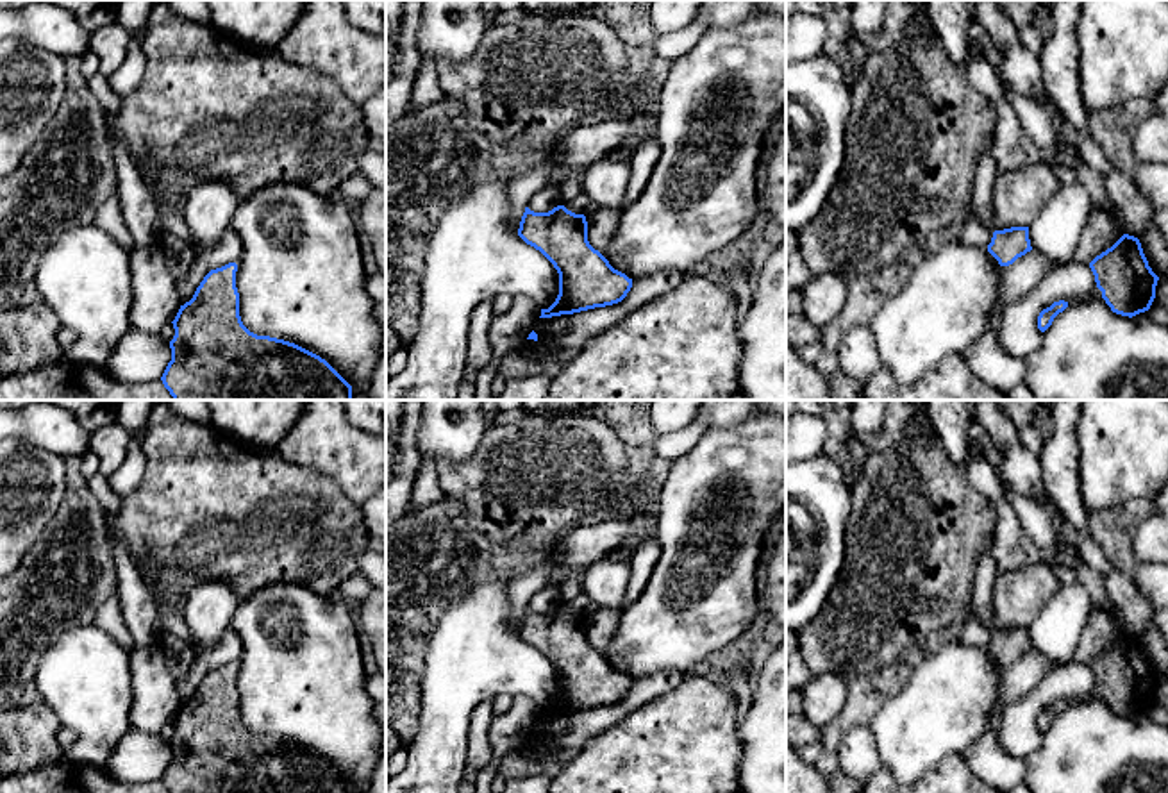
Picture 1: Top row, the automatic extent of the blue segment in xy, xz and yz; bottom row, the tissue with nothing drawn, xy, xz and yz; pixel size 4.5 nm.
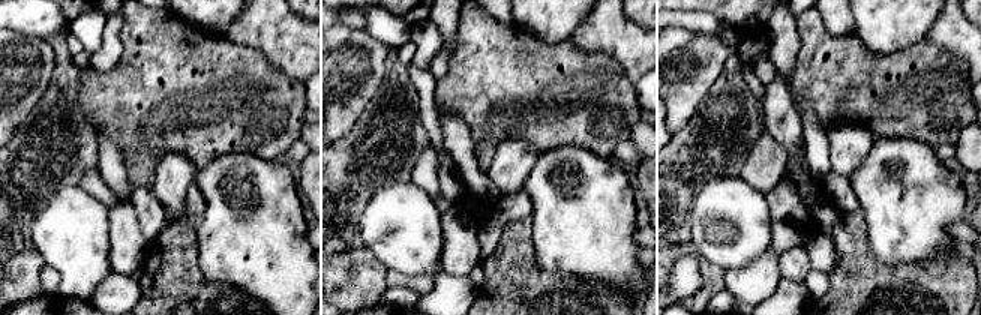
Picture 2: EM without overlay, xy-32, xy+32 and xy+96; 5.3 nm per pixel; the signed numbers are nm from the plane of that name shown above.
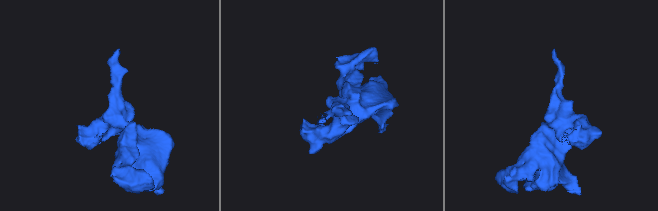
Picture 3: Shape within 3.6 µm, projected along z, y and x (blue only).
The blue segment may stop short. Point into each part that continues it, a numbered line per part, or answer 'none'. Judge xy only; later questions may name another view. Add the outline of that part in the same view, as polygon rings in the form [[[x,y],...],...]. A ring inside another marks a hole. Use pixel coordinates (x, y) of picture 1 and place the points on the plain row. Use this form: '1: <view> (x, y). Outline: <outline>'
none

